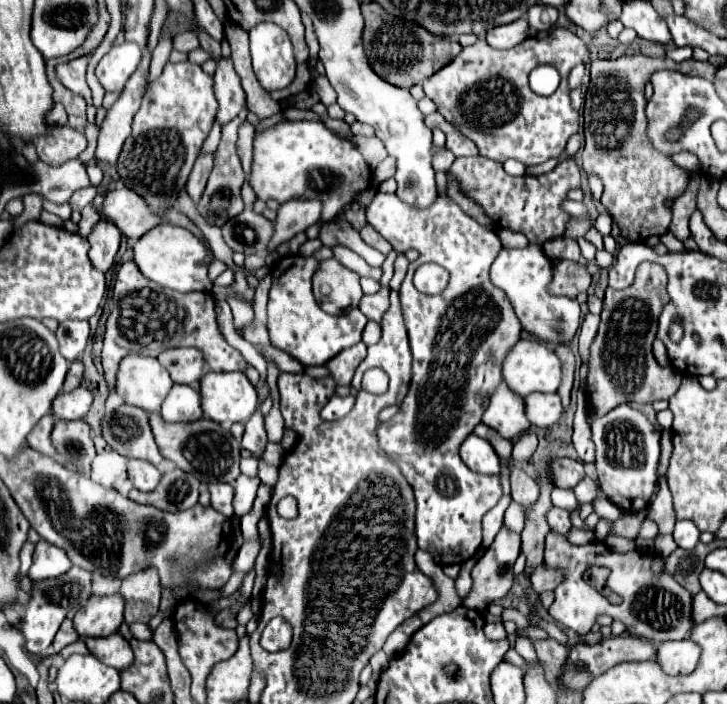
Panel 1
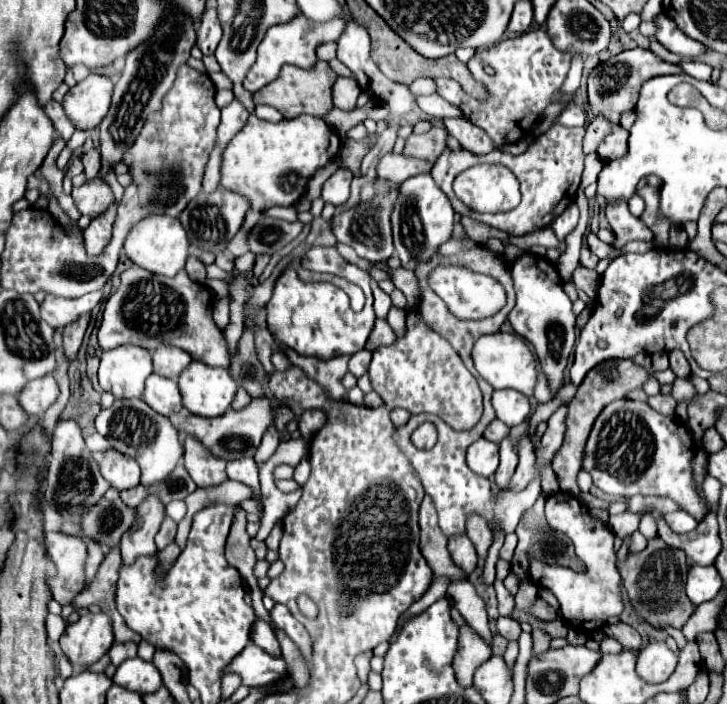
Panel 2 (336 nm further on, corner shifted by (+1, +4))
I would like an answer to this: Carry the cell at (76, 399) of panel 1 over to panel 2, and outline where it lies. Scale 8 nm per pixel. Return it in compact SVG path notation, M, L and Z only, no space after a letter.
M52 375L48 377L40 377L30 381L18 395L18 403L20 407L28 413L28 415L36 415L40 417L58 397L58 383L54 381Z

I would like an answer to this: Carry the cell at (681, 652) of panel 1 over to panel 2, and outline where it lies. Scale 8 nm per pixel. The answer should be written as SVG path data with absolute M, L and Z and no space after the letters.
M650 643L638 653L636 671L646 683L664 683L676 669L678 657L666 643Z

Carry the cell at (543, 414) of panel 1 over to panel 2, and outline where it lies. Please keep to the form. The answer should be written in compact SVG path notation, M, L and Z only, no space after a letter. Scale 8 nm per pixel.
M500 389L492 393L492 407L496 411L496 417L504 421L508 427L520 425L530 415L530 401L526 395L514 389Z

